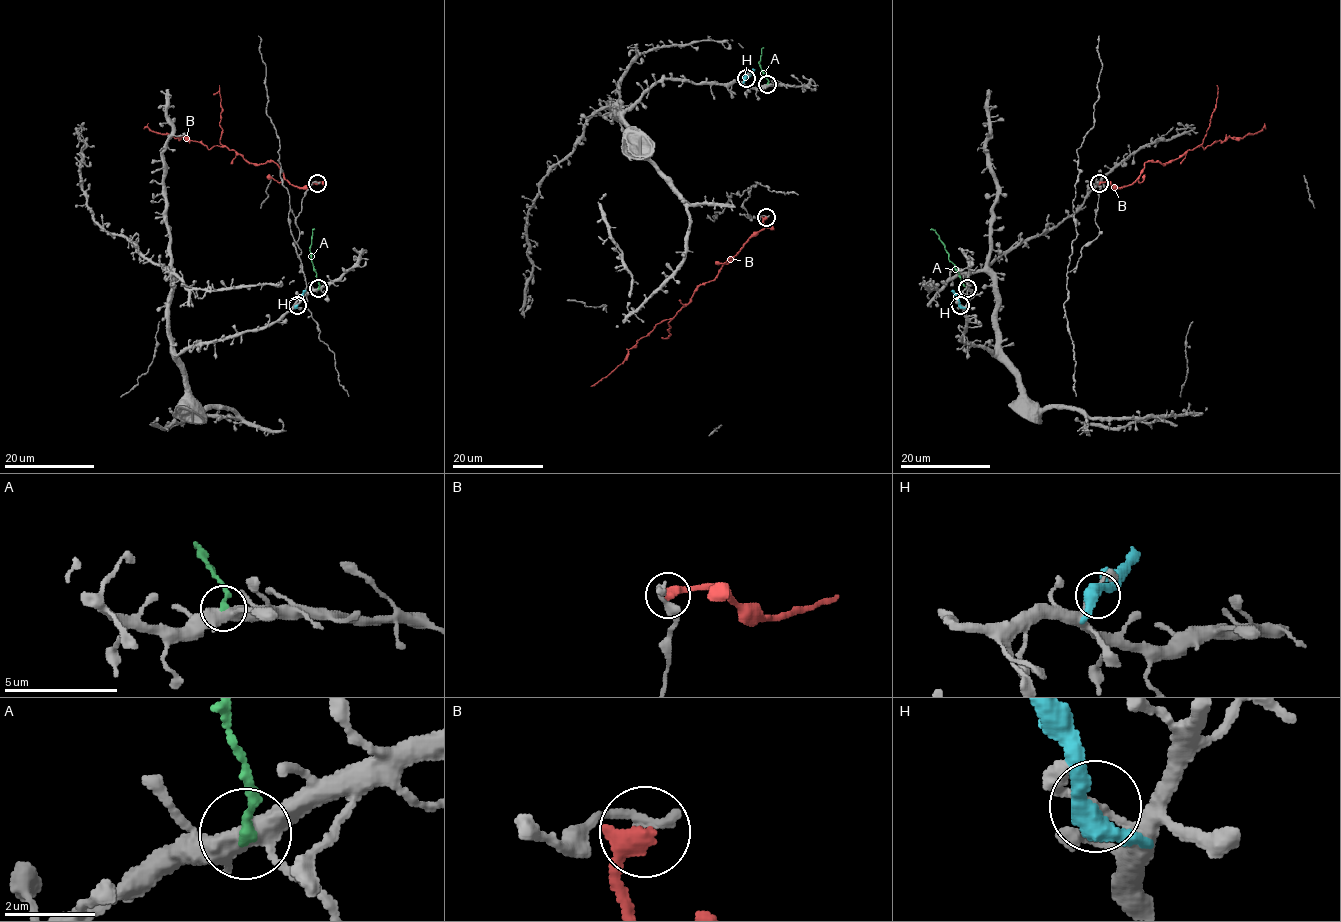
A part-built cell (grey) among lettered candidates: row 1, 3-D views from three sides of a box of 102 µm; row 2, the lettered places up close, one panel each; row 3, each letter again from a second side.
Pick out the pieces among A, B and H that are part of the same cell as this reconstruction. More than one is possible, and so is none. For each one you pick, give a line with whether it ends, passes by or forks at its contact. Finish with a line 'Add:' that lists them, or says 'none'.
Add: none

